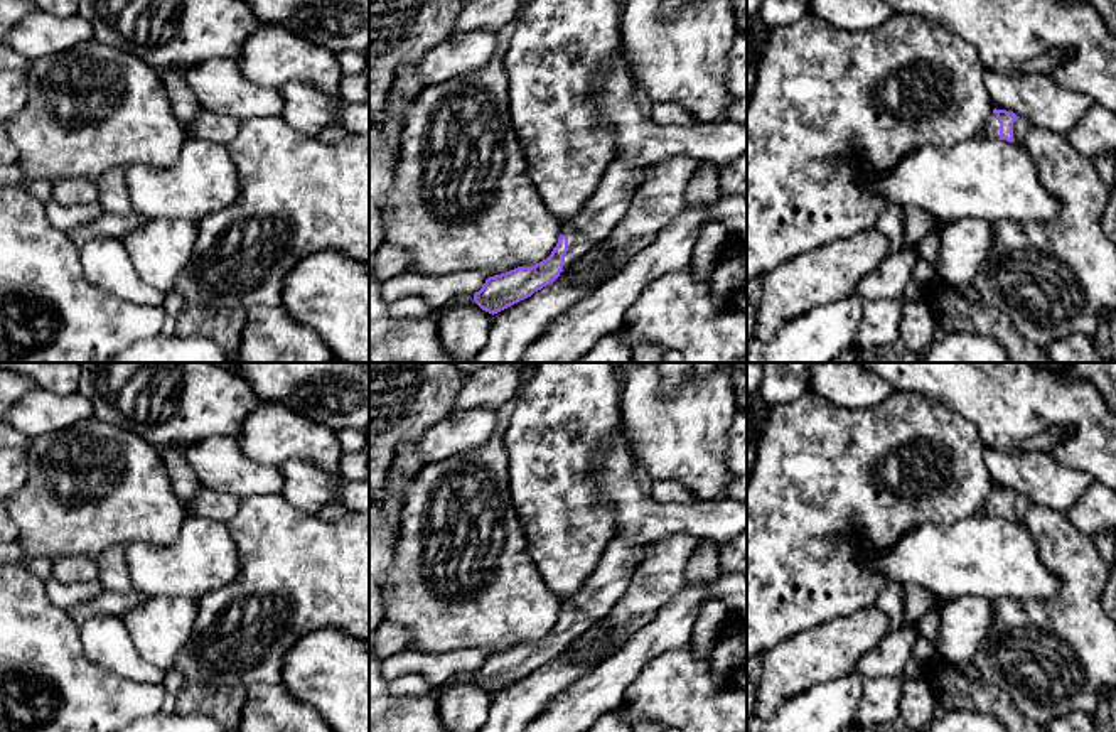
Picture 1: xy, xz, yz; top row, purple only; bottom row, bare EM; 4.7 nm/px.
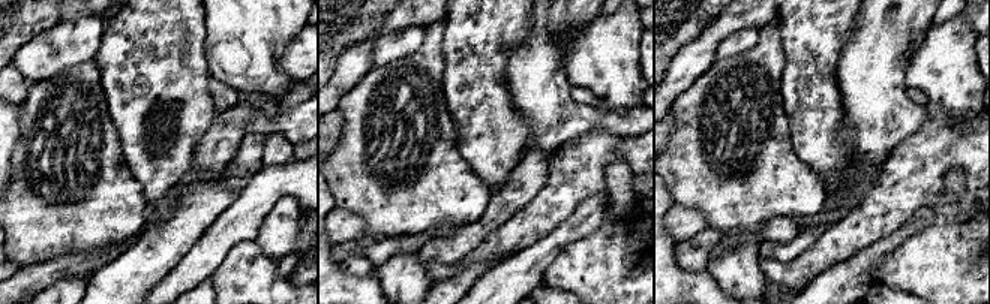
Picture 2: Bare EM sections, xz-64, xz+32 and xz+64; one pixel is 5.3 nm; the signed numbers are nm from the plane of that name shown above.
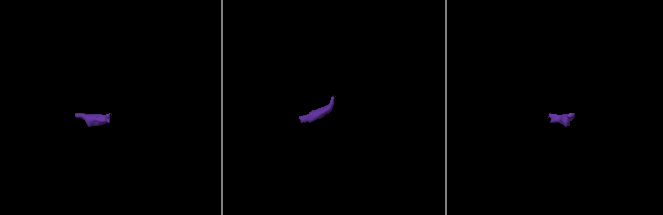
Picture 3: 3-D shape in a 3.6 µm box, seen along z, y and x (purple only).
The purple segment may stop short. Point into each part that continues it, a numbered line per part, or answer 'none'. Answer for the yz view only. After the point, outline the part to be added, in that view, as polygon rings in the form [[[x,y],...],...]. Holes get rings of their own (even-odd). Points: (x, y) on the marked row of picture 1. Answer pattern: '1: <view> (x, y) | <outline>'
1: yz (992, 129) | [[[995,113],[990,115],[981,135],[990,140],[1000,140],[1000,123]]]

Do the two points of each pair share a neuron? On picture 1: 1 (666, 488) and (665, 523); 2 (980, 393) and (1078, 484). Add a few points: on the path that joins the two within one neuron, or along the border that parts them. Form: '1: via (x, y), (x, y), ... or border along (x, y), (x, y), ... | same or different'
1: border along (651, 483), (651, 493), (659, 501), (697, 501) | different
2: border along (1047, 452), (1064, 464), (1083, 471) | different

